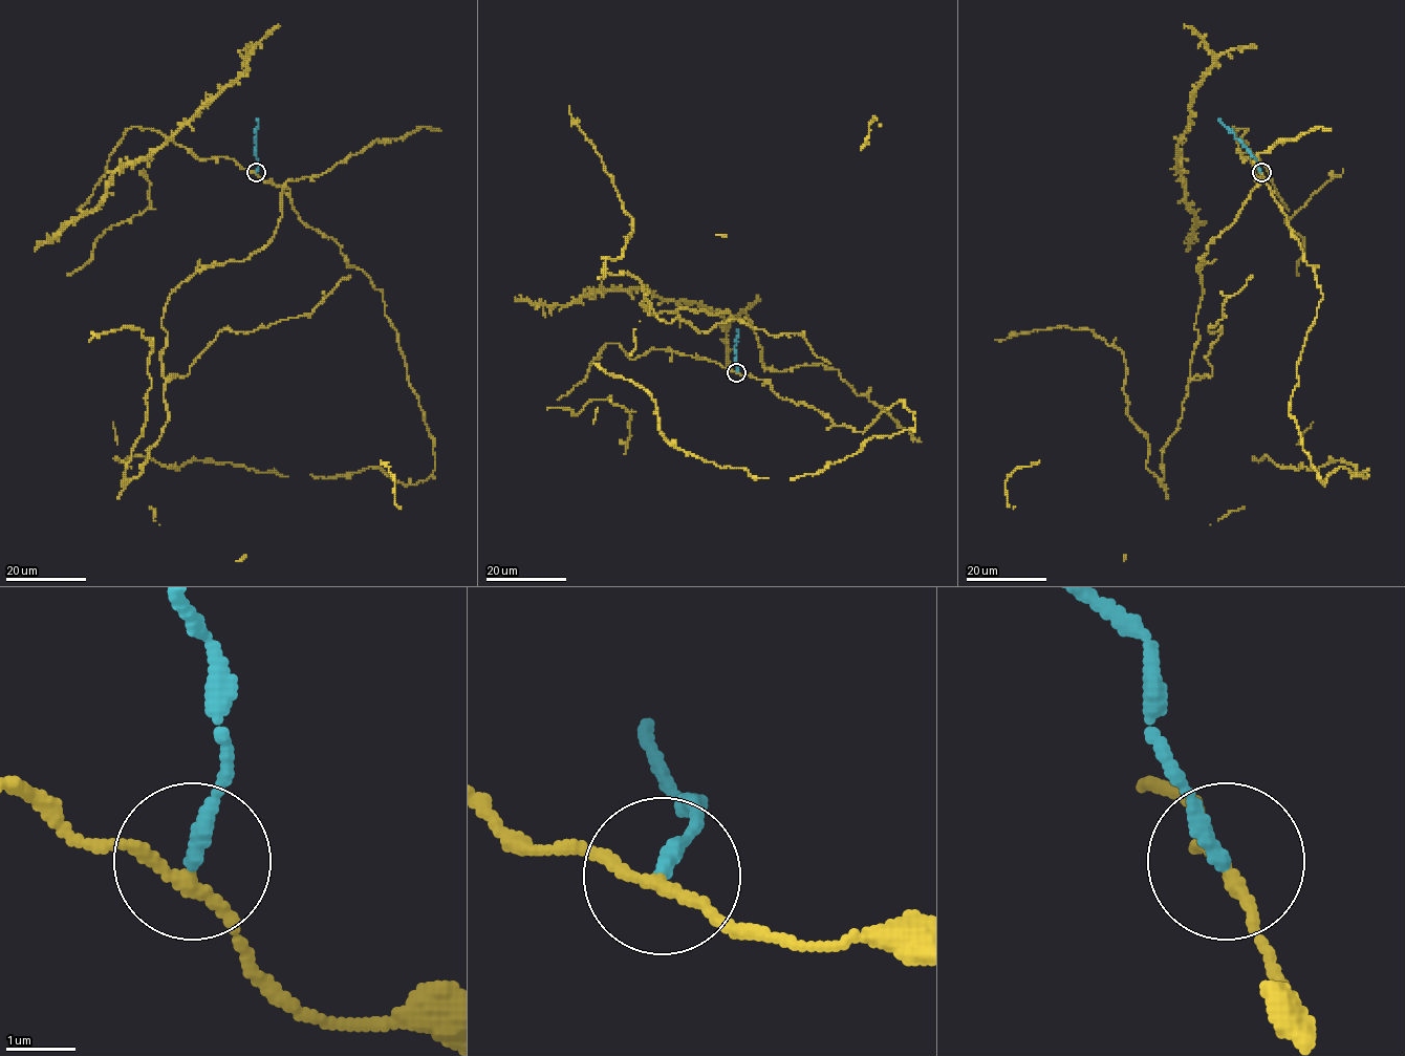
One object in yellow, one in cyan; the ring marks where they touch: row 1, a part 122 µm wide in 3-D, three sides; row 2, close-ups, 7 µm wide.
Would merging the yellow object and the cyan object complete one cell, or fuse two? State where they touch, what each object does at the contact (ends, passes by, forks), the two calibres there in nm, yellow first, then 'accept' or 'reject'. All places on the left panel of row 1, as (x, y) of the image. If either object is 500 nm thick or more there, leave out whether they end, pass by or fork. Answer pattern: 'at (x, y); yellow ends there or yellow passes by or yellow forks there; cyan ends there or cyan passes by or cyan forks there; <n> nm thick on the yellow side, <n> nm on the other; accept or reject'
at (256, 172); yellow passes by; cyan ends there; 150 nm thick on the yellow side, 240 nm on the other; reject

